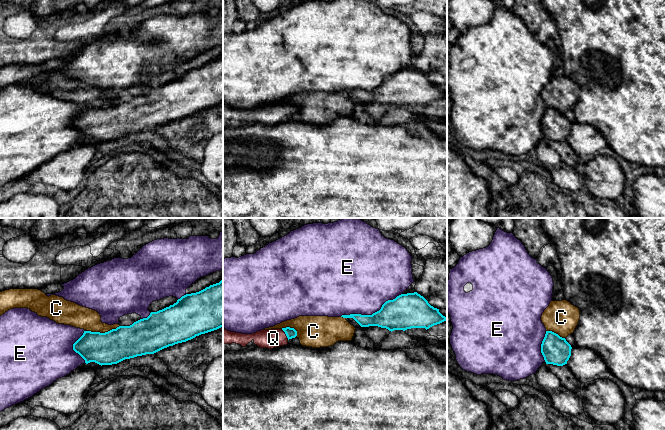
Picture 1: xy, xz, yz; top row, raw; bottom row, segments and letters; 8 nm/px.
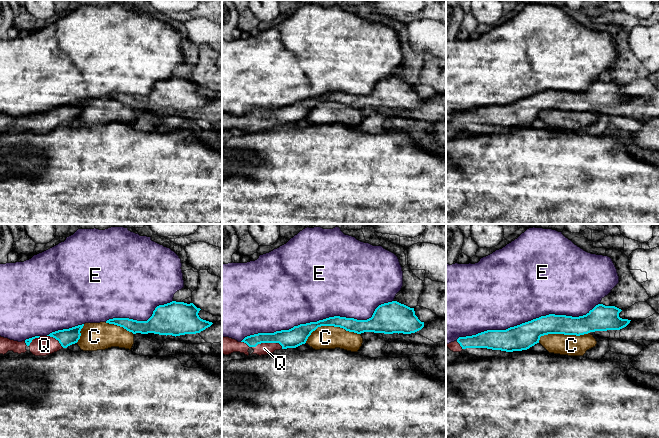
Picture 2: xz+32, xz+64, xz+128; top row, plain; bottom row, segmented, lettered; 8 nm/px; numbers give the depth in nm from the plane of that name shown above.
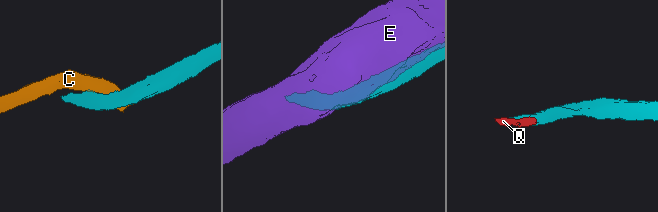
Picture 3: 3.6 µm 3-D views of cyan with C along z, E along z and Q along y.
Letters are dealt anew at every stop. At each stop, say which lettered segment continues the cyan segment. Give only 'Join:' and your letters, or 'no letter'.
Join: Q

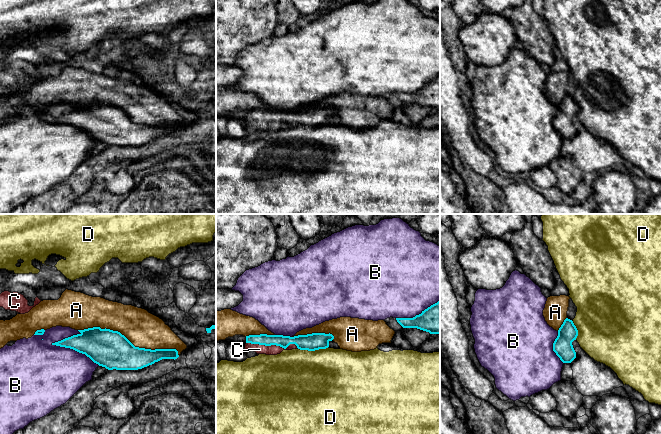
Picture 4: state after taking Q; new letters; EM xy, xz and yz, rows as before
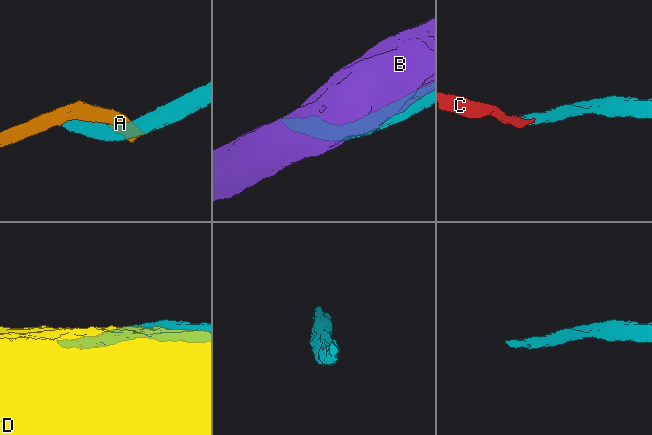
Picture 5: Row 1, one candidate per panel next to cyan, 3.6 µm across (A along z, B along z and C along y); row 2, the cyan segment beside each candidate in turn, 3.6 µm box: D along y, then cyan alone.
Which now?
Join: C

